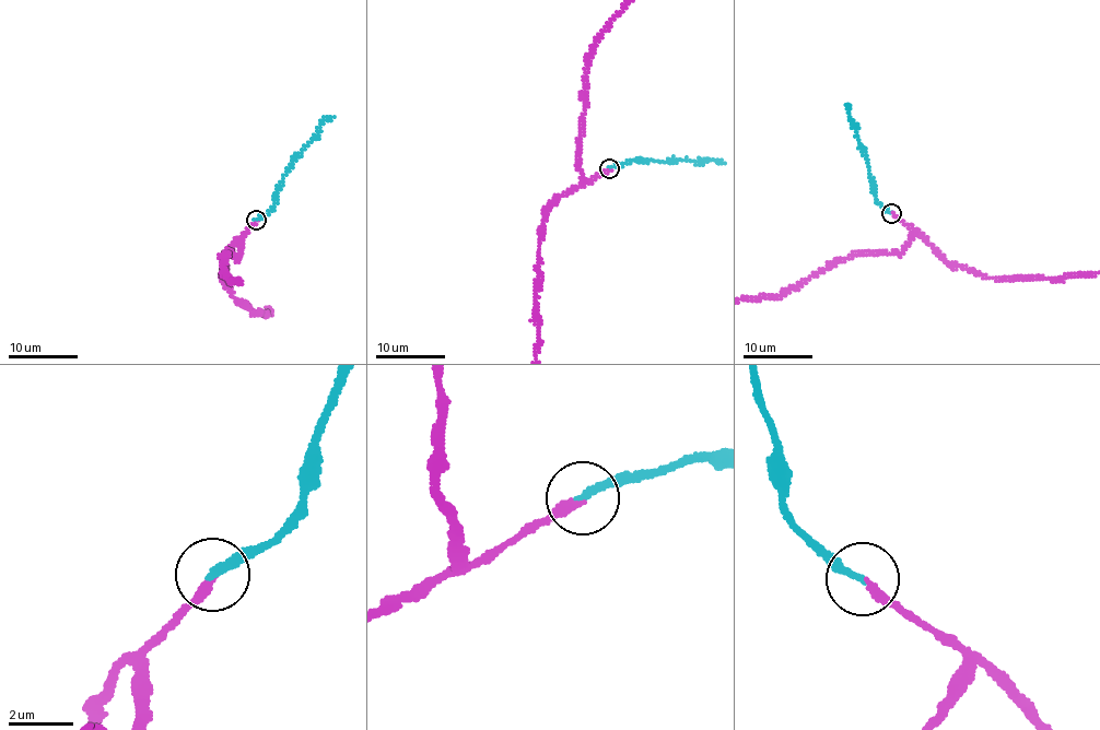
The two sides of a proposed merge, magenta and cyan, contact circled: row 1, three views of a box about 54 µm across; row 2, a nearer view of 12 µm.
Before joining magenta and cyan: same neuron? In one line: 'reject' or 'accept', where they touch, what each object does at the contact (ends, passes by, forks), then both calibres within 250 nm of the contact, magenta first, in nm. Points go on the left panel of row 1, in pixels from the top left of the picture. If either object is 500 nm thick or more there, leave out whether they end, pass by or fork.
accept; at (256, 220); magenta ends there; cyan ends there; 240 nm thick on the magenta side, 240 nm on the other

